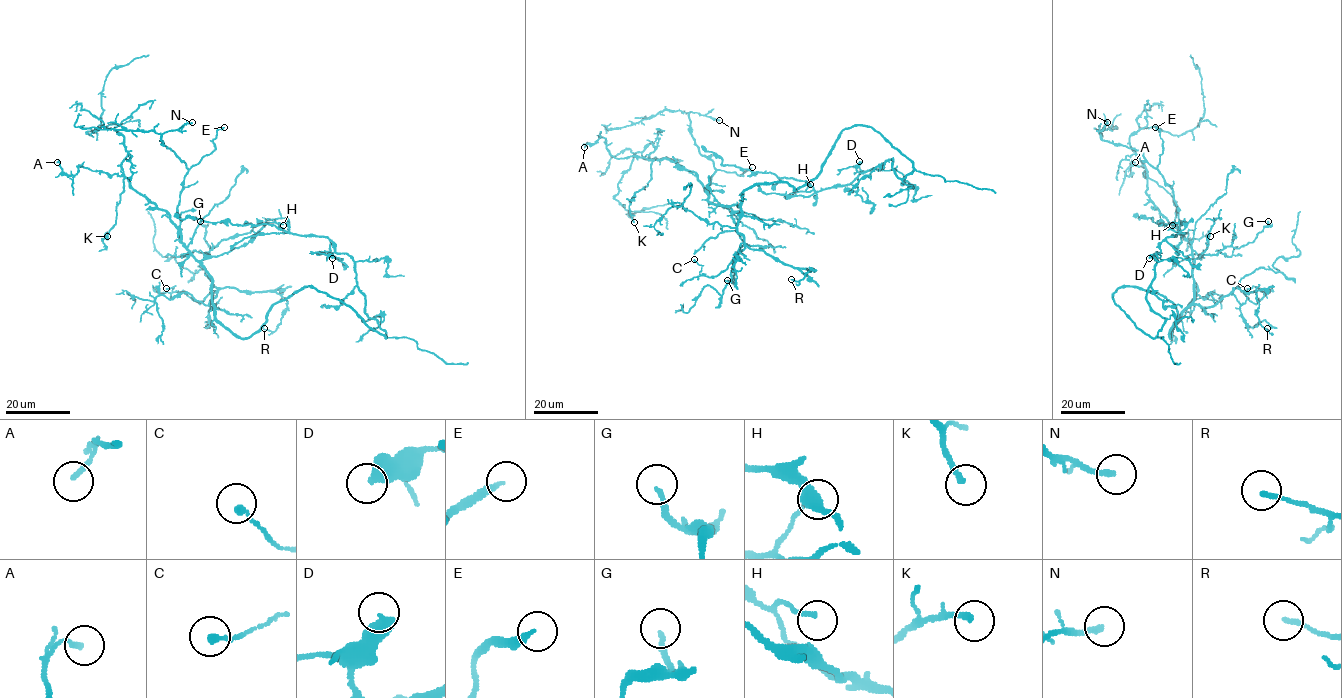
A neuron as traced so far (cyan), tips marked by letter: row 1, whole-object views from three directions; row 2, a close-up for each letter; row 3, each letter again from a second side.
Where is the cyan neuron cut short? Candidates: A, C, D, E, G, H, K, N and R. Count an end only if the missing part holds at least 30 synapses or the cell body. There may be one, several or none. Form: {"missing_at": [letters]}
{"missing_at": []}

